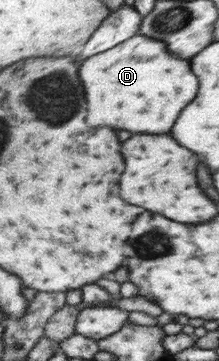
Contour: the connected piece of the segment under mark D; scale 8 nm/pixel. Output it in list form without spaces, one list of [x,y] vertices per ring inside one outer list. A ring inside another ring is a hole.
[[[138,34],[124,44],[88,58],[80,72],[90,100],[90,126],[112,126],[136,134],[168,134],[172,132],[180,112],[198,96],[198,76],[192,72],[190,62],[168,52],[166,42]]]

